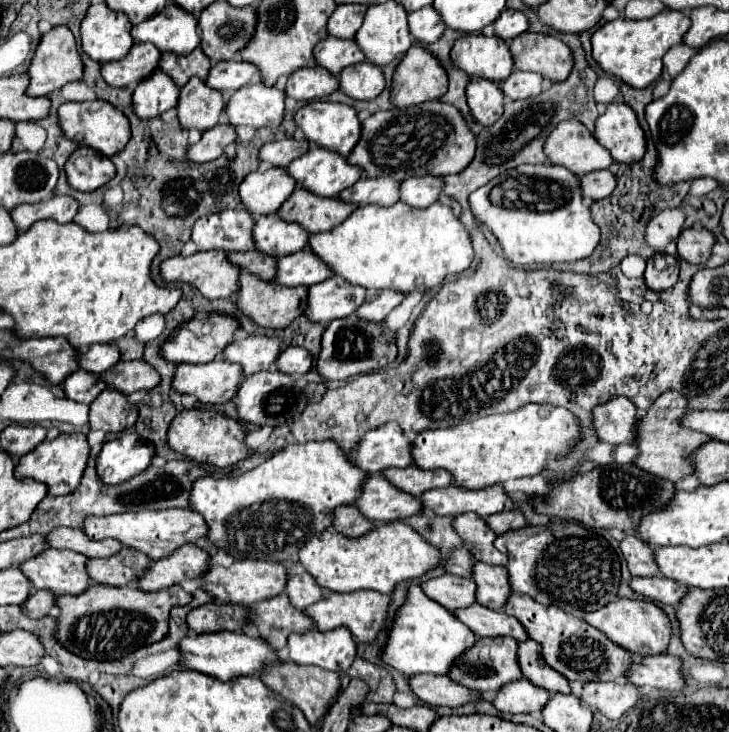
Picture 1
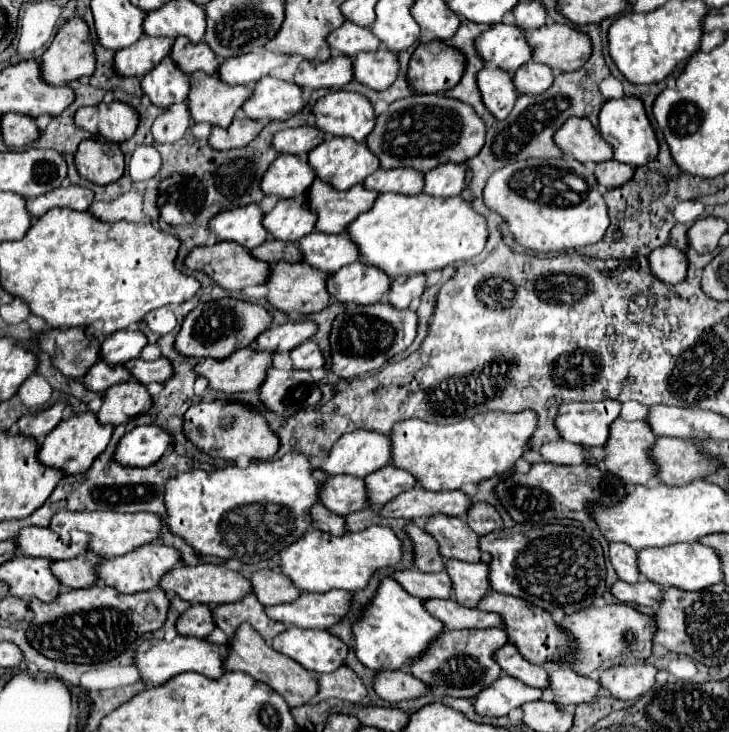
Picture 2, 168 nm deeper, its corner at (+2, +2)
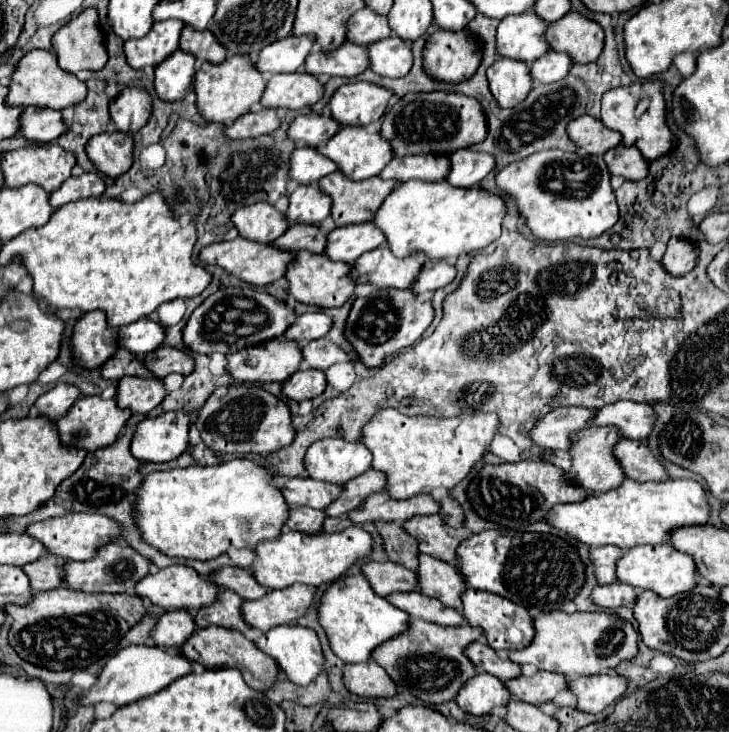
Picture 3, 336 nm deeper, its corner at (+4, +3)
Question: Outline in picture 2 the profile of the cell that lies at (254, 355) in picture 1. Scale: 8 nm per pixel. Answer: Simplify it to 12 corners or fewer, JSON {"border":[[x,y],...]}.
{"border":[[312,320],[272,326],[254,348],[292,352],[318,332]]}

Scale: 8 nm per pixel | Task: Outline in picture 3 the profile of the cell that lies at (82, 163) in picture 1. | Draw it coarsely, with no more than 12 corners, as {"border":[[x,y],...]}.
{"border":[[94,135],[86,153],[98,173],[120,177],[132,165],[132,135]]}

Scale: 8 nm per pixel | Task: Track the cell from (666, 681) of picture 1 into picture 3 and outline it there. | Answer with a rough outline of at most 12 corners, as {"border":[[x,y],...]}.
{"border":[[618,673],[570,677],[578,709],[600,713],[626,697],[630,681]]}

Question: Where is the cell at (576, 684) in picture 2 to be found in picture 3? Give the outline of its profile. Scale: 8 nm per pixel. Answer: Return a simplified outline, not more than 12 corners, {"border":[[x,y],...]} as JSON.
{"border":[[538,671],[506,681],[514,699],[542,705],[568,689],[566,675]]}

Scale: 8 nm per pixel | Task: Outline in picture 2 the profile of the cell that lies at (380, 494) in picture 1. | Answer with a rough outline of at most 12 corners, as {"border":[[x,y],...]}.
{"border":[[328,476],[318,502],[338,516],[368,508],[364,480]]}

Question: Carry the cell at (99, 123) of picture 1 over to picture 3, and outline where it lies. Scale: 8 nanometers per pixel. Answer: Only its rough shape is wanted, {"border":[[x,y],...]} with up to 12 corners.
{"border":[[124,87],[110,101],[116,131],[136,133],[152,111],[140,87]]}

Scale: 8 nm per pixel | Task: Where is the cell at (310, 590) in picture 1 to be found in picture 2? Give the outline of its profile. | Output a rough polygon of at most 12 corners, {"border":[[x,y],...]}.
{"border":[[278,570],[250,576],[264,606],[292,602],[300,594]]}

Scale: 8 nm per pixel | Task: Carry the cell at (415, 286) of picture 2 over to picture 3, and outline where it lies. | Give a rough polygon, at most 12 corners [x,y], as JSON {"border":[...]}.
{"border":[[426,261],[410,289],[436,291],[454,279],[444,261]]}

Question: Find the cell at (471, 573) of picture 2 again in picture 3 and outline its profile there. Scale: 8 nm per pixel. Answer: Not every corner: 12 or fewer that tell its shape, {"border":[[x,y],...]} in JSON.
{"border":[[420,553],[418,587],[462,609],[468,587],[458,567]]}

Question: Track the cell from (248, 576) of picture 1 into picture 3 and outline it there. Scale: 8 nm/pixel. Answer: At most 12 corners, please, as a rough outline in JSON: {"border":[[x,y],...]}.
{"border":[[188,565],[146,575],[140,597],[164,609],[214,603],[222,589]]}

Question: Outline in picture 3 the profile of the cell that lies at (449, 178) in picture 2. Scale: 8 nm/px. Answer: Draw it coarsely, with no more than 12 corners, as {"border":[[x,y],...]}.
{"border":[[462,149],[450,155],[446,183],[478,185],[494,169],[488,153]]}

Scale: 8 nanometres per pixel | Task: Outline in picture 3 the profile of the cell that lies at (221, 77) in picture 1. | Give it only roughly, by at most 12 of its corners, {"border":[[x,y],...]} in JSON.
{"border":[[286,37],[264,47],[260,73],[294,73],[310,53],[312,37]]}

